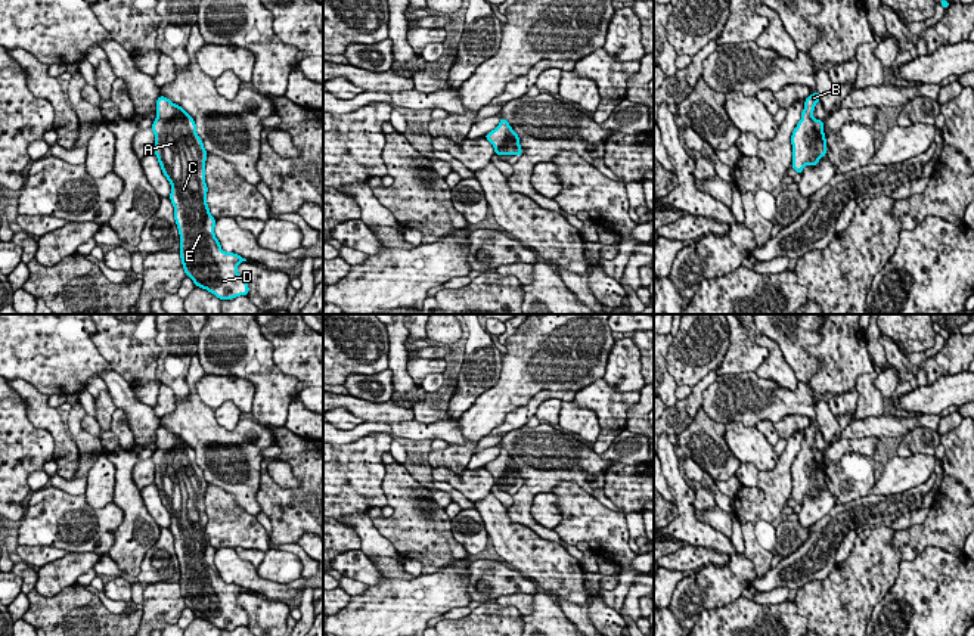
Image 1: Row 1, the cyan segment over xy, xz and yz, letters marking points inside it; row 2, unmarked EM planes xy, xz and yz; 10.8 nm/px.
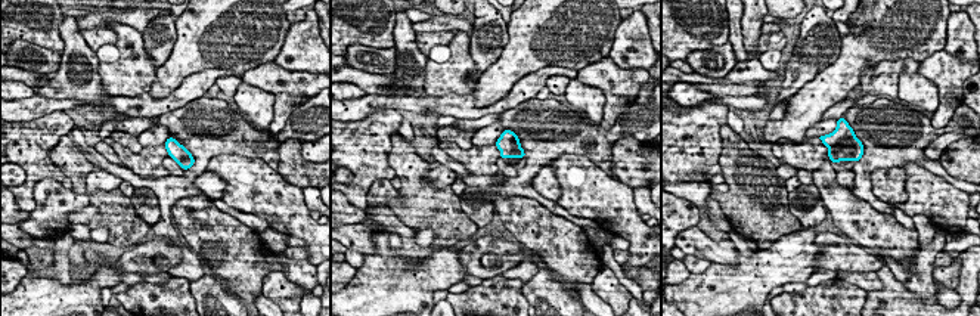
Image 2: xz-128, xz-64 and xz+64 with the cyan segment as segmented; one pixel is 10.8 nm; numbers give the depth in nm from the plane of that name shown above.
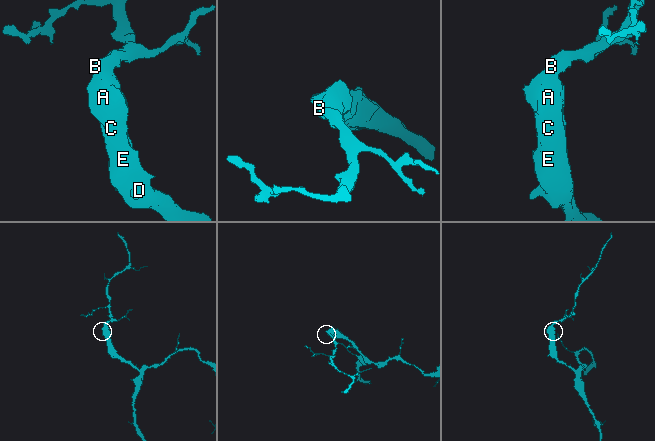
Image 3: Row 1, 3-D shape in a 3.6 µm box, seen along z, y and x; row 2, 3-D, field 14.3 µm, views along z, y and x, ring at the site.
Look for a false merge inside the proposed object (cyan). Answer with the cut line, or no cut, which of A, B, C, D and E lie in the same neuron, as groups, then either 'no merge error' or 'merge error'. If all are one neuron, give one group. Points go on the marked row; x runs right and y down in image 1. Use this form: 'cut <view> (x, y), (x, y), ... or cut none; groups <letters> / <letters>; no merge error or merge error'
cut none; groups A B C D E; no merge error

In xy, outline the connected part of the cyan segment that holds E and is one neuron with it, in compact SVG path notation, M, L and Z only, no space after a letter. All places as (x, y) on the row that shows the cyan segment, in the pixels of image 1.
M165 96L156 99L153 152L171 184L170 201L180 235L180 258L195 286L218 300L248 295L249 286L238 273L244 257L224 252L214 227L215 218L207 204L205 161L208 152L196 133L195 120Z

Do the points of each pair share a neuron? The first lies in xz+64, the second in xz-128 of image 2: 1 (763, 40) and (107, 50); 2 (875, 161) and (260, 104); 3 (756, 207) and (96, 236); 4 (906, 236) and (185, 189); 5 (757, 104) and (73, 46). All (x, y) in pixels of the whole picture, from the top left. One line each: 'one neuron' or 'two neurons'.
1: two neurons
2: two neurons
3: two neurons
4: two neurons
5: two neurons

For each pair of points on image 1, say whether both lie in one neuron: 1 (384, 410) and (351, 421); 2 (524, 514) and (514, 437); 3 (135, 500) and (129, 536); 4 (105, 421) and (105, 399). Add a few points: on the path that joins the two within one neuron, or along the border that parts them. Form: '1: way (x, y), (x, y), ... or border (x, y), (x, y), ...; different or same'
1: border (338, 406), (343, 406), (363, 421); different
2: way (526, 495), (527, 471), (521, 456); same
3: way (135, 509), (133, 527); same
4: way (105, 415), (105, 405); same

